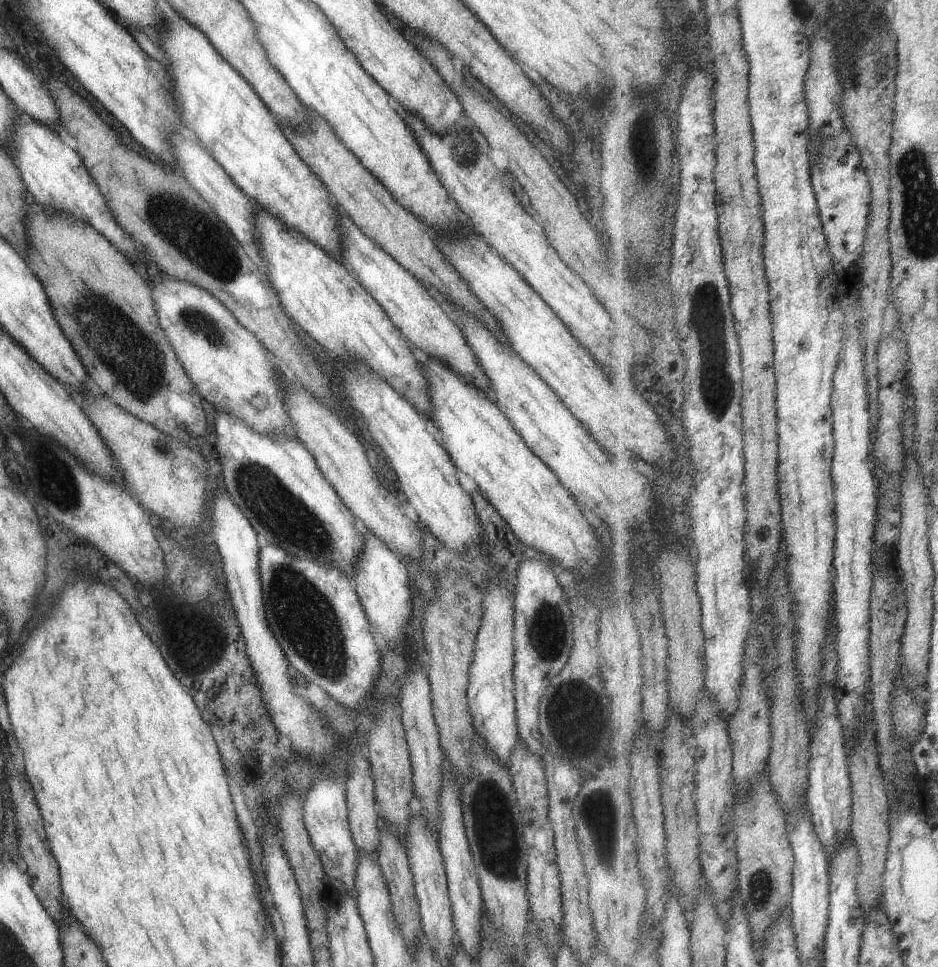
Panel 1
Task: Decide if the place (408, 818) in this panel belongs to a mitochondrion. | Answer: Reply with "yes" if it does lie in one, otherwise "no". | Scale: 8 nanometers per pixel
no

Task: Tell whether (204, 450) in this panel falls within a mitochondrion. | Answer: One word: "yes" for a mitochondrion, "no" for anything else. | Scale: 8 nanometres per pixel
no

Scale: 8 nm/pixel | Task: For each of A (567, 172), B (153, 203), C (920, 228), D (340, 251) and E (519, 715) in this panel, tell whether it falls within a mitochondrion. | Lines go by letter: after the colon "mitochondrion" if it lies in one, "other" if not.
A: other
B: mitochondrion
C: mitochondrion
D: other
E: other

